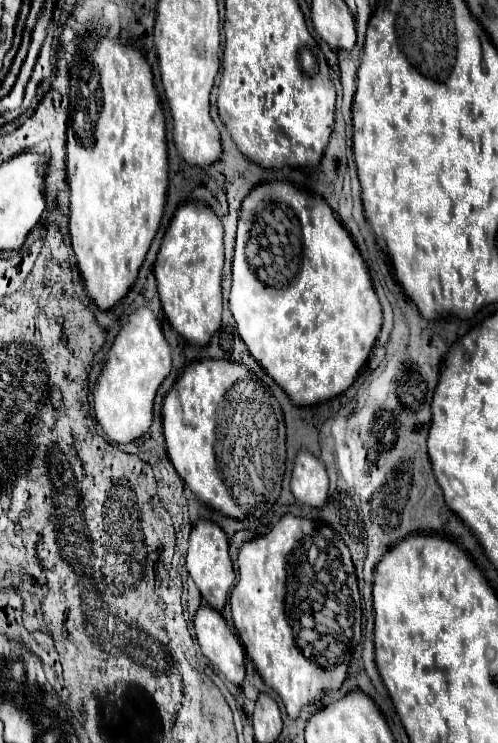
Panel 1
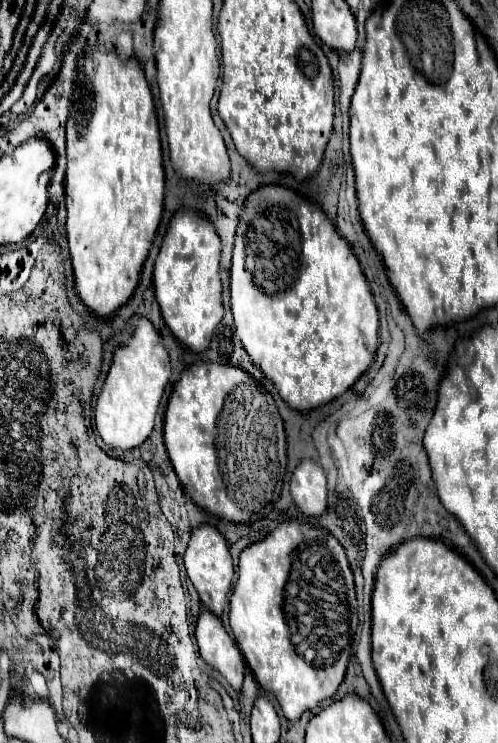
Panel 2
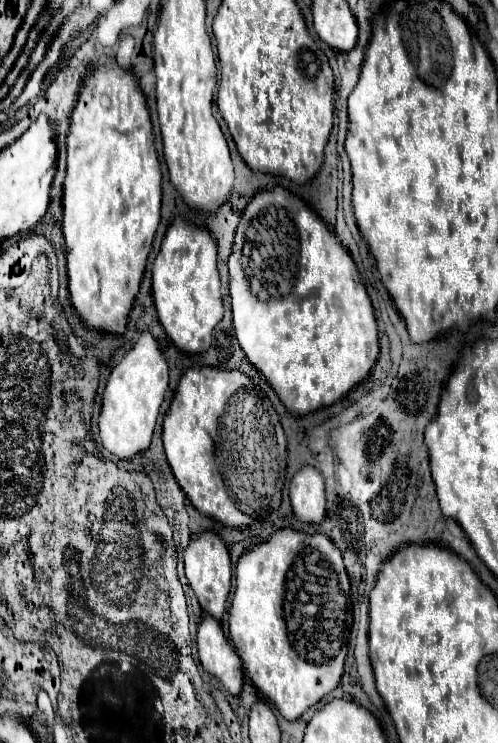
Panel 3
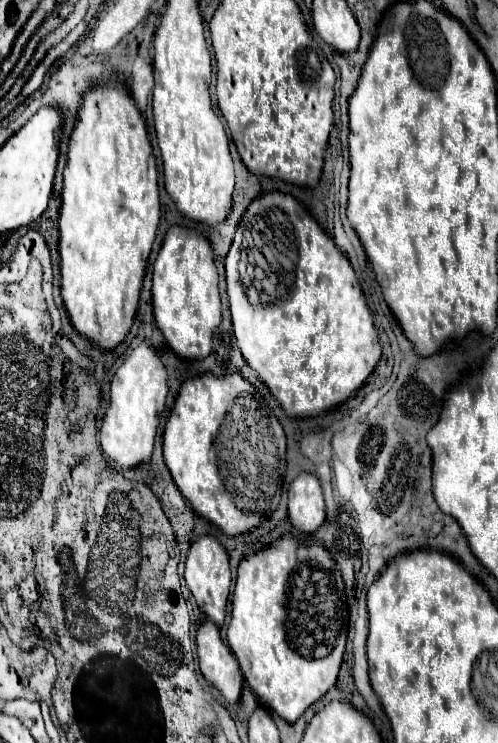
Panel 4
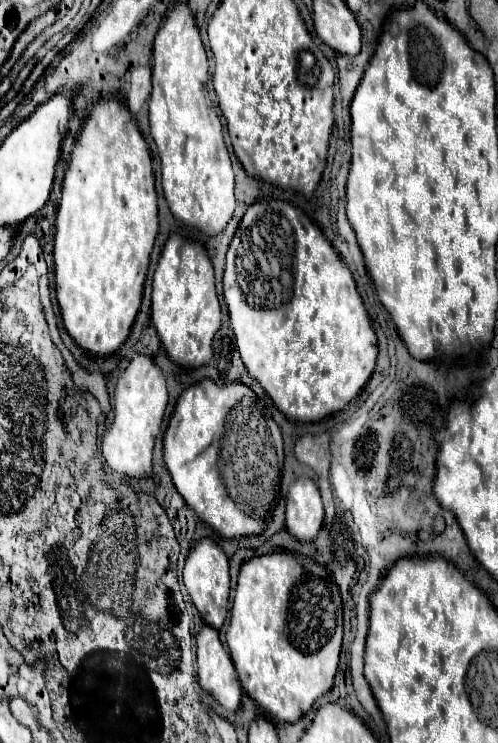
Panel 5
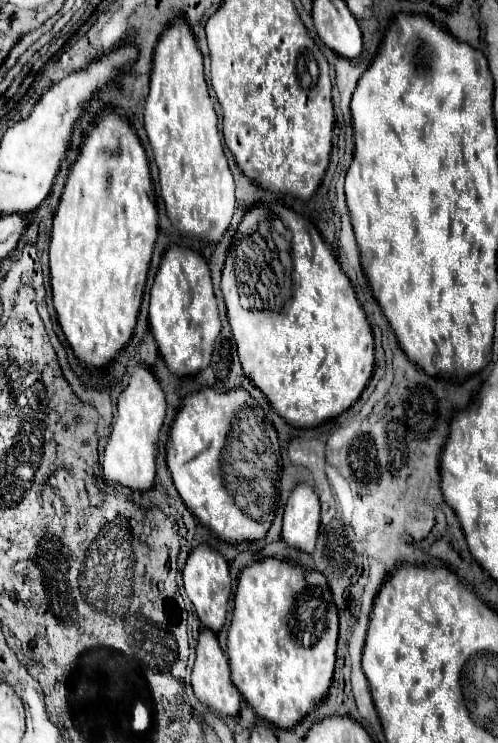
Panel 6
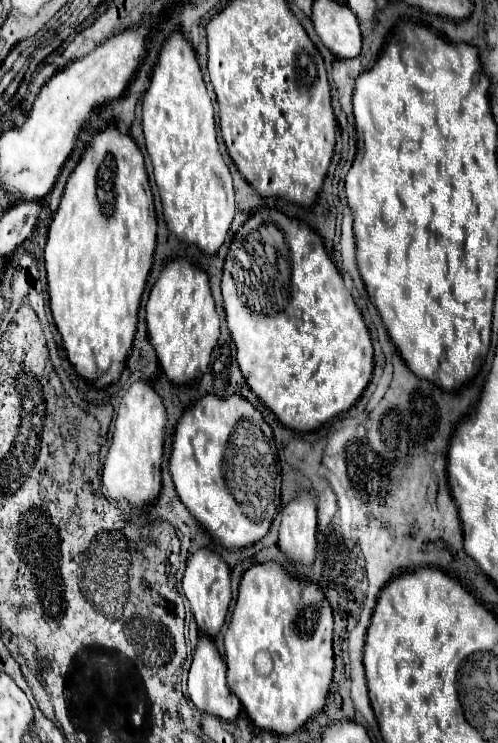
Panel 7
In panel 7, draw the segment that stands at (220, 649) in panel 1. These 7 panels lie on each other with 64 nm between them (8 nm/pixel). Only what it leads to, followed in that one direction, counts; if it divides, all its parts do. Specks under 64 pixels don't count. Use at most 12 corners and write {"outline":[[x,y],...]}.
{"outline":[[200,636],[188,696],[200,712],[234,722],[242,708],[226,688],[226,664]]}

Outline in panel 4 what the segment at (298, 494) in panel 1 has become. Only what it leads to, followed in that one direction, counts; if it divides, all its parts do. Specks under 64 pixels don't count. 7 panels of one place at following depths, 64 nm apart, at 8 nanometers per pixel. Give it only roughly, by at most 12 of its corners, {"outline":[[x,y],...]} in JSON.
{"outline":[[302,472],[288,490],[288,520],[314,534],[326,518],[318,478]]}

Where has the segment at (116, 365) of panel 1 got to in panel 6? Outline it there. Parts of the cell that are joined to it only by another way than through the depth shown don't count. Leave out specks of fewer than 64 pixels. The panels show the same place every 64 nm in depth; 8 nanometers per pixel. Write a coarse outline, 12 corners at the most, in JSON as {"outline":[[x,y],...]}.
{"outline":[[140,366],[118,398],[104,448],[106,484],[154,488],[166,416]]}

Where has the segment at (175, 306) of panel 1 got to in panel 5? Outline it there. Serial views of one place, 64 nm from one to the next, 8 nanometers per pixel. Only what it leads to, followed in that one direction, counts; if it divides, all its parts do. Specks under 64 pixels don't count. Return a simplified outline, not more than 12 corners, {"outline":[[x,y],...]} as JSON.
{"outline":[[172,234],[150,320],[184,368],[204,366],[220,330],[202,244]]}

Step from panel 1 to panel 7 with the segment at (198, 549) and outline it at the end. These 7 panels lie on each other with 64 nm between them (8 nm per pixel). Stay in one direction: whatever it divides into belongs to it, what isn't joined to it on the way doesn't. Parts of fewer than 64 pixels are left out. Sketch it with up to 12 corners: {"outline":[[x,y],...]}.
{"outline":[[202,548],[188,558],[184,594],[200,634],[226,620],[230,568]]}

